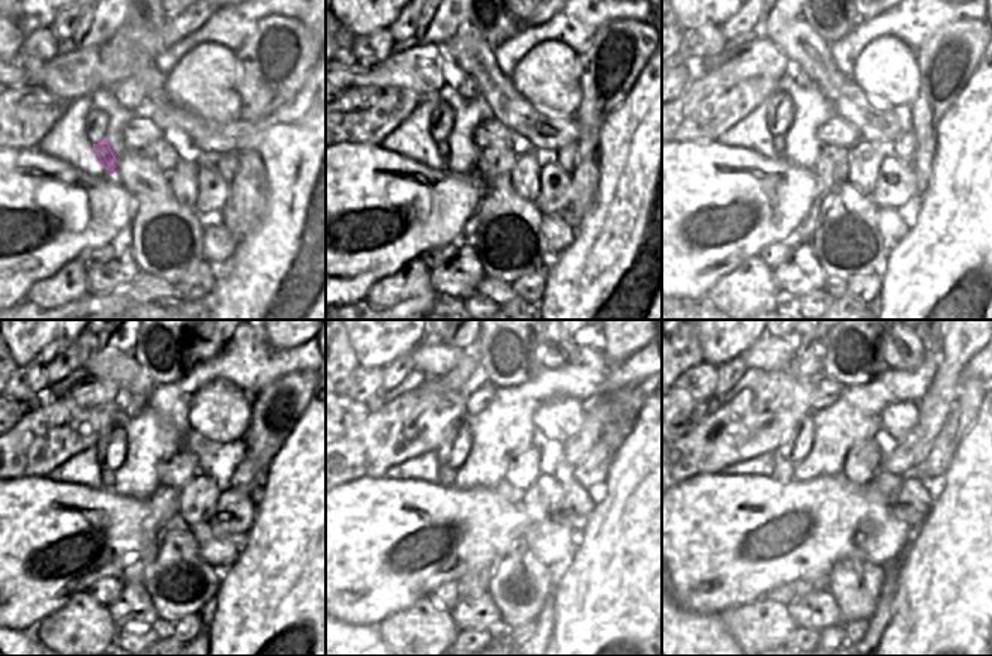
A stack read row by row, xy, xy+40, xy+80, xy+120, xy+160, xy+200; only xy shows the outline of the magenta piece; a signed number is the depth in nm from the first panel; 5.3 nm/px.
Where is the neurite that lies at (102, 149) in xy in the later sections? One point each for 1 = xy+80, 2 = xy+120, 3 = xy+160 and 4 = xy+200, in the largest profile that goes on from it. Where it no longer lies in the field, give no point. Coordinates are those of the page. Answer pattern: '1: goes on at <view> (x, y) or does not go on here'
1: goes on at xy+80 (778, 141)
2: goes on at xy+120 (107, 476)
3: goes on at xy+160 (446, 475)
4: goes on at xy+200 (782, 473)

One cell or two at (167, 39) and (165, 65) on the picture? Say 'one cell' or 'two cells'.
two cells

